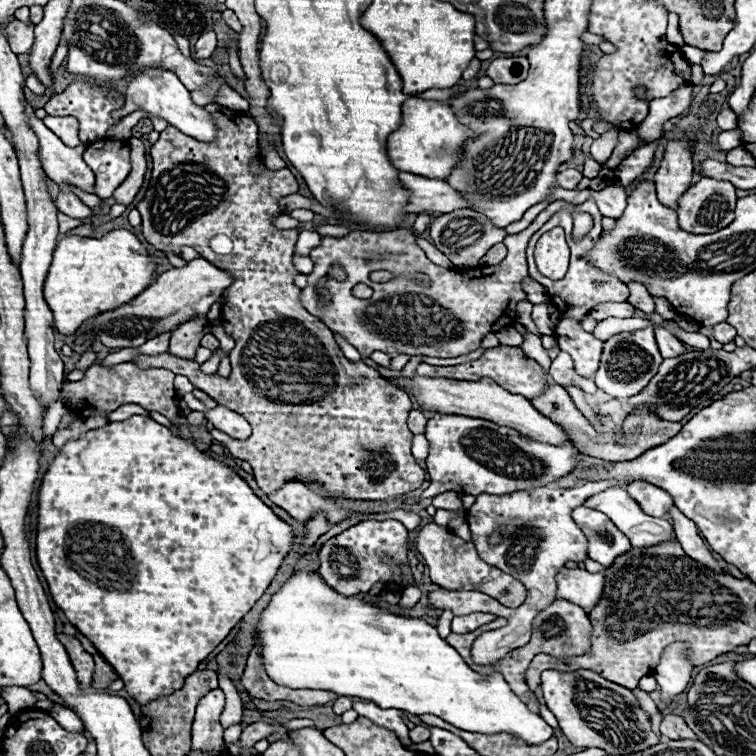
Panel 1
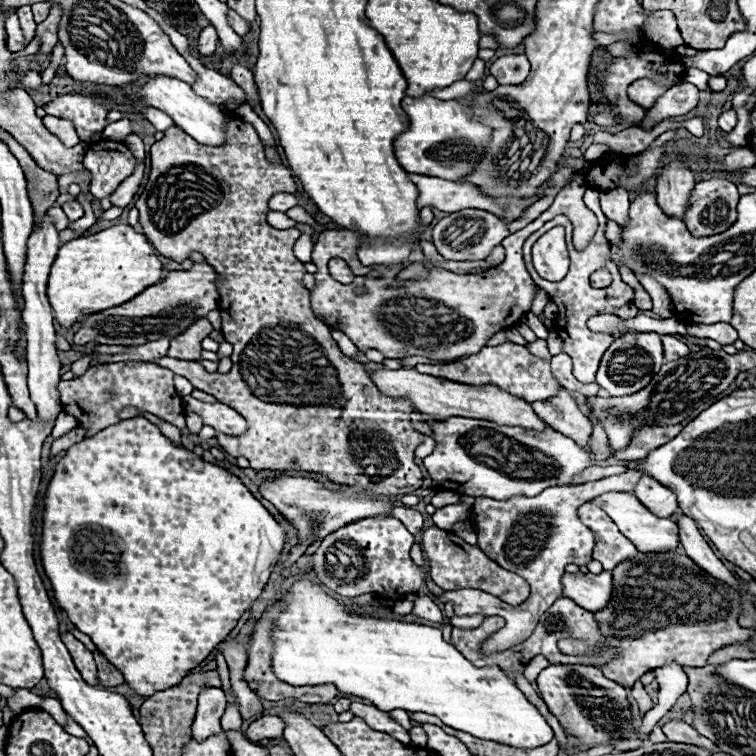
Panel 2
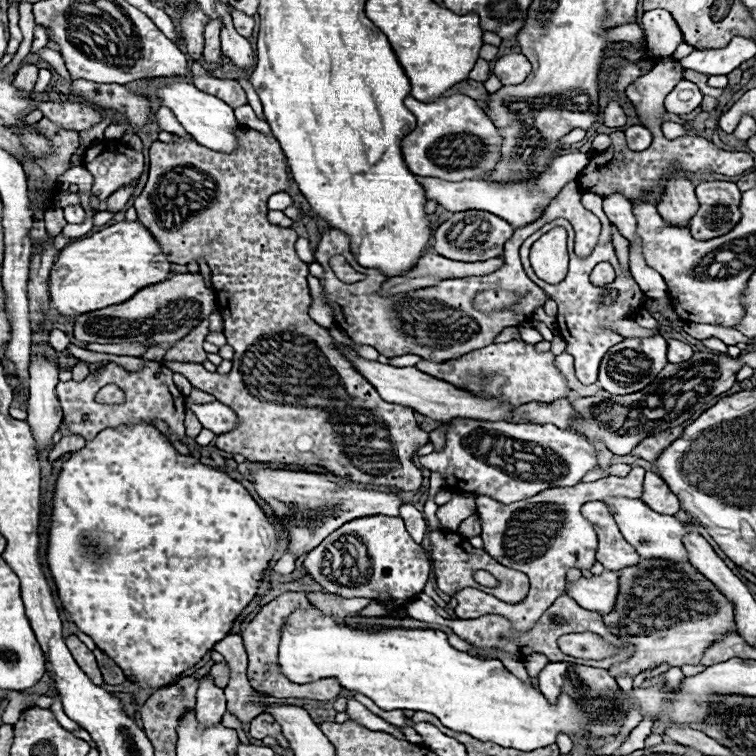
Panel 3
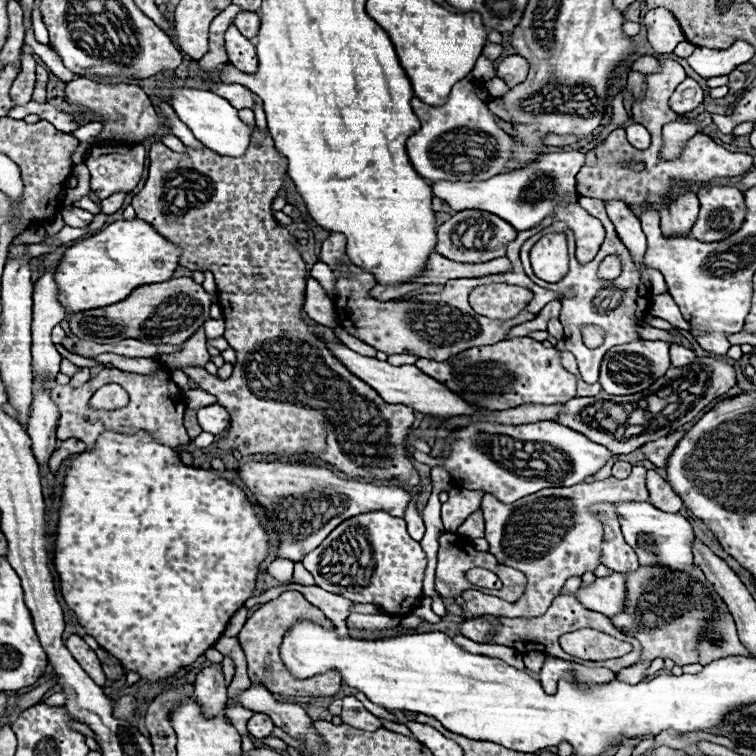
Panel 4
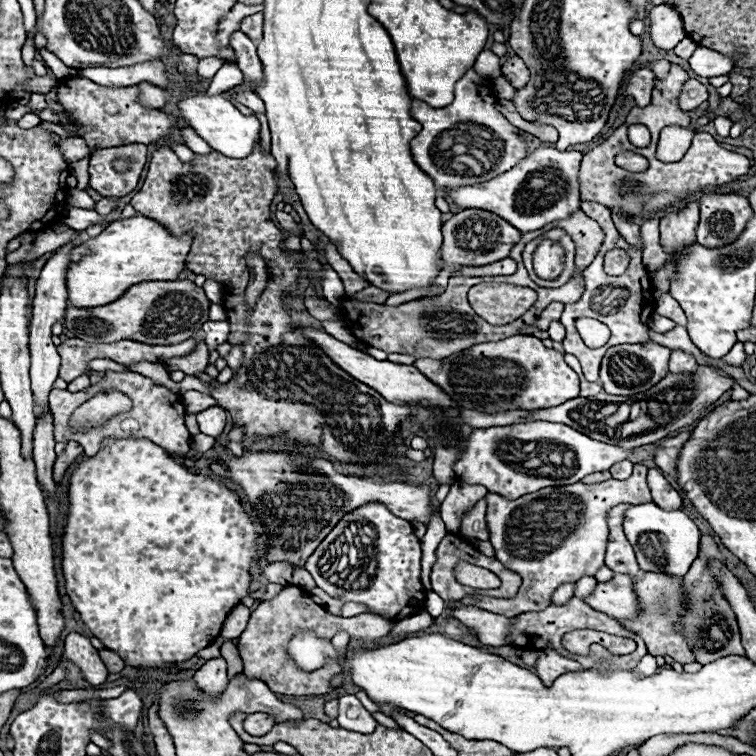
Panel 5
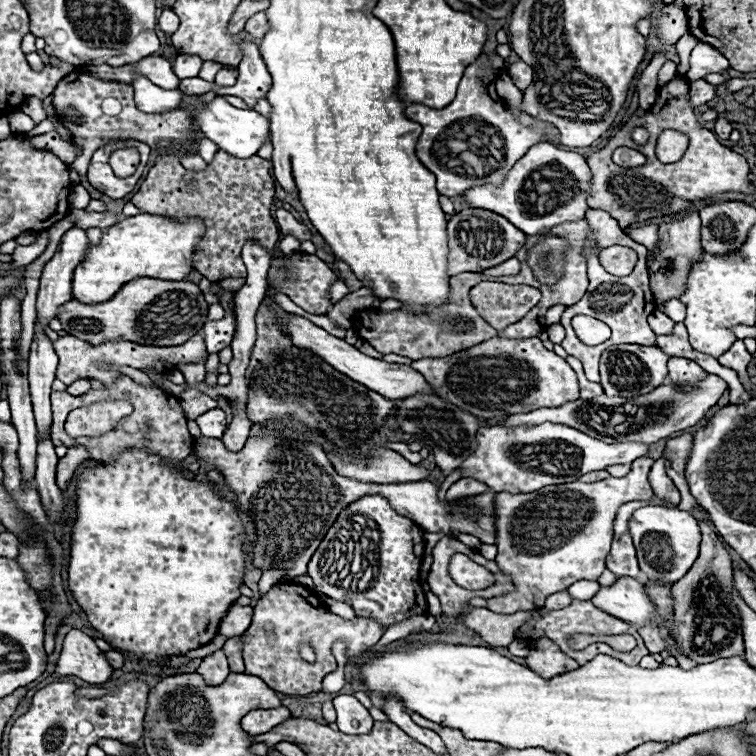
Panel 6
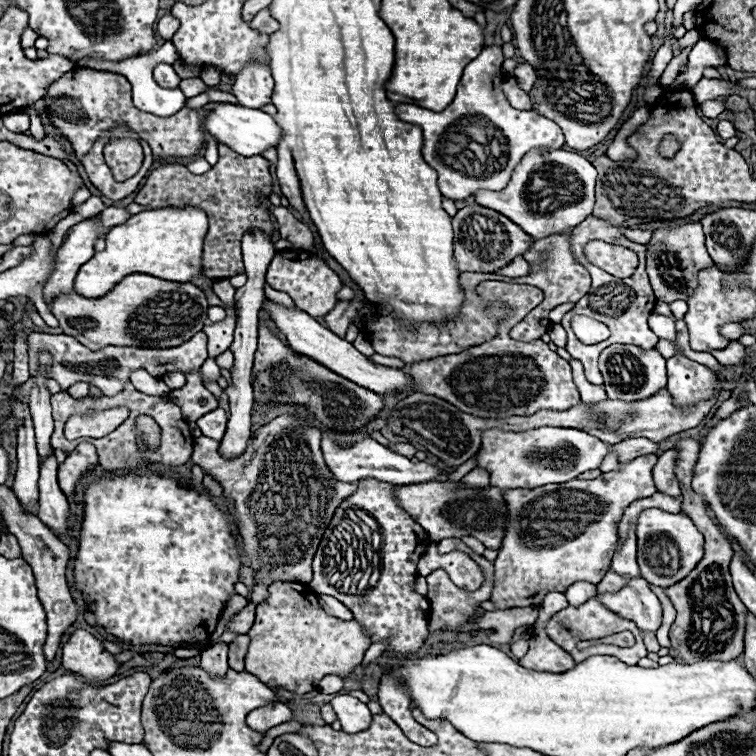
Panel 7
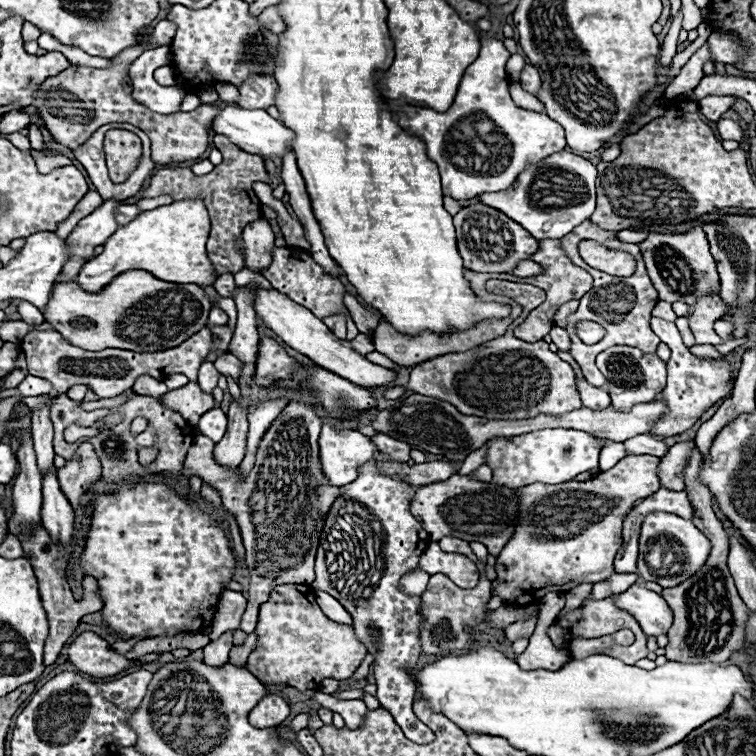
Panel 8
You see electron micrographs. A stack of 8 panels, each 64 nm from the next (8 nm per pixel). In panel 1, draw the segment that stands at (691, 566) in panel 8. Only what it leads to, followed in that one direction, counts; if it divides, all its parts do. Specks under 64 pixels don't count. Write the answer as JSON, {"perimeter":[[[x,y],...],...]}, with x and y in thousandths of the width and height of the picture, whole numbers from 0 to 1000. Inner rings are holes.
{"perimeter":[[[820,643],[780,656],[775,669],[796,675],[833,712],[839,725],[860,725],[892,714],[889,693],[878,685],[852,680],[839,659],[833,659],[833,653]]]}

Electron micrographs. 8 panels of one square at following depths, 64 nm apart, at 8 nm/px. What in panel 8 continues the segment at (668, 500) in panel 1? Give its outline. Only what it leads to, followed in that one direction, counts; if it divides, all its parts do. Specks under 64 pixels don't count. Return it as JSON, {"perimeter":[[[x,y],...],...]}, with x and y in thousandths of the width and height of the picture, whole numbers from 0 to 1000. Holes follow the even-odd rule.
{"perimeter":[[[918,582],[897,585],[886,590],[884,601],[873,611],[873,640],[886,643],[889,648],[905,648],[905,619],[915,603]]]}

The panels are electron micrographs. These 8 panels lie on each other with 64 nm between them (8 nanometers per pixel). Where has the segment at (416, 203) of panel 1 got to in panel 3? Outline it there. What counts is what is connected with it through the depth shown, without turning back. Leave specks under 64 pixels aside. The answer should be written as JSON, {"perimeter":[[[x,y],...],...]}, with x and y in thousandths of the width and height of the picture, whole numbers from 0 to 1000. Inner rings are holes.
{"perimeter":[[[754,201],[741,204],[728,212],[728,217],[709,233],[698,233],[693,238],[680,241],[648,241],[648,238],[611,238],[611,241],[593,241],[582,235],[563,235],[556,233],[553,238],[558,246],[563,246],[563,262],[577,265],[582,272],[587,272],[595,280],[611,280],[611,278],[640,278],[659,283],[661,288],[669,288],[680,302],[690,302],[706,291],[712,291],[725,270],[741,257],[741,251],[757,241],[765,228],[778,217],[778,206],[770,201]]]}

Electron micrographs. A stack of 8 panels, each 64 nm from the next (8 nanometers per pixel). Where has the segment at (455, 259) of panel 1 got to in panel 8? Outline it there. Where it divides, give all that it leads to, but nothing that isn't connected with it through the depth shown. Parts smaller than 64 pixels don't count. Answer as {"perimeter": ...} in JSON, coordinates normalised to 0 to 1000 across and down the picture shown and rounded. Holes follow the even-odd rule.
{"perimeter":[[[640,270],[611,275],[601,286],[601,299],[614,352],[627,360],[675,360],[685,352],[685,347],[701,344],[701,339],[712,331],[712,317],[704,315],[690,299],[685,299],[661,278],[653,278]]]}

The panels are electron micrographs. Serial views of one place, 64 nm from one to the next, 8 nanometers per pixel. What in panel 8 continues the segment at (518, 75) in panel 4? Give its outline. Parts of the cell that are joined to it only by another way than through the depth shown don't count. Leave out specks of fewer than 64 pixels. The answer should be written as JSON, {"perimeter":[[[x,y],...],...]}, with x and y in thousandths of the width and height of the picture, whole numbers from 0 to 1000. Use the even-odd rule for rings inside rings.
{"perimeter":[[[698,85],[698,87],[693,90],[693,95],[690,95],[690,101],[688,101],[688,111],[690,111],[690,116],[693,116],[696,122],[712,127],[714,116],[717,116],[717,106],[714,106],[712,93],[709,93],[704,85]]]}

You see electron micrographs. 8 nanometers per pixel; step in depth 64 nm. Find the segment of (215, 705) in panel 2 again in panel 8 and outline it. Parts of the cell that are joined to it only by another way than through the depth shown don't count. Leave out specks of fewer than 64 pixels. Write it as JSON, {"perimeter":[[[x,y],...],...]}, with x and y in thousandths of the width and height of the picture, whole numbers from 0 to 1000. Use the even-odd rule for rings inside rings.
{"perimeter":[[[302,833],[270,854],[270,876],[275,881],[296,881],[302,876],[302,862],[307,854],[307,833]]]}

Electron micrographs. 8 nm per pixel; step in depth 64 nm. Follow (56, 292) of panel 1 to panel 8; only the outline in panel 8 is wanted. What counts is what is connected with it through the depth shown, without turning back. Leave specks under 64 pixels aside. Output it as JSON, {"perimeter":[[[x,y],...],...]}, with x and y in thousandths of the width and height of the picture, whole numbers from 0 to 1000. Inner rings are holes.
{"perimeter":[[[262,262],[238,265],[222,272],[193,278],[172,296],[159,299],[138,320],[138,333],[108,352],[103,362],[103,376],[111,384],[132,384],[135,378],[140,378],[140,373],[146,373],[146,368],[151,368],[151,362],[183,354],[220,373],[280,378],[288,362],[283,360],[283,352],[272,336],[275,310],[278,310],[278,286],[270,267]]]}

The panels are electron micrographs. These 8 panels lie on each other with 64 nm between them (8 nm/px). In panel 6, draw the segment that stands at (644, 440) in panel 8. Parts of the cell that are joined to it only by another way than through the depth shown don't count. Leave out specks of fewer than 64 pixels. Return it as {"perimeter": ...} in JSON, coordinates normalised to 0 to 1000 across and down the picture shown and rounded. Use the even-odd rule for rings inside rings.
{"perimeter":[[[743,561],[714,563],[648,563],[632,569],[632,593],[616,611],[611,611],[611,627],[627,630],[643,638],[659,651],[706,651],[728,640],[749,640],[765,635],[770,627],[799,622],[807,614],[833,614],[857,598],[857,587],[849,585],[817,585],[802,587],[762,566]],[[701,608],[714,608],[712,616],[701,616]]]}

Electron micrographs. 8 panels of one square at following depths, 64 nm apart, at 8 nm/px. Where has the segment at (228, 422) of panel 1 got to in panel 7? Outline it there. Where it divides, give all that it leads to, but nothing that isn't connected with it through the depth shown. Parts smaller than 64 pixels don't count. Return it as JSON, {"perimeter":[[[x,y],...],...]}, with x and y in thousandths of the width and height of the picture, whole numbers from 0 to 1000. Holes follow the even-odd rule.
{"perimeter":[[[294,540],[278,542],[267,553],[259,556],[267,574],[280,579],[280,582],[294,582],[296,571],[299,571],[299,558],[302,558],[302,550],[299,550],[299,545]]]}

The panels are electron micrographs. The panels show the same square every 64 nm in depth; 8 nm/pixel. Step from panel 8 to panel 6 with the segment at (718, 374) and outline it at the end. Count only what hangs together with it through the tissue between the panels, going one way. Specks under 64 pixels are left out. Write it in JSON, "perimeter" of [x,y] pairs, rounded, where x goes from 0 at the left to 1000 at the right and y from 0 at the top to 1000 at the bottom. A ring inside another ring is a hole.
{"perimeter":[[[876,413],[862,415],[862,418],[857,421],[857,429],[860,429],[860,434],[862,434],[870,444],[884,444],[884,442],[889,442],[889,434],[892,434],[892,426],[889,426],[881,415],[876,415]],[[886,474],[884,476],[884,500],[892,511],[905,513],[905,511],[923,511],[926,503],[937,497],[934,489],[929,489],[921,479],[913,479],[910,474]]]}

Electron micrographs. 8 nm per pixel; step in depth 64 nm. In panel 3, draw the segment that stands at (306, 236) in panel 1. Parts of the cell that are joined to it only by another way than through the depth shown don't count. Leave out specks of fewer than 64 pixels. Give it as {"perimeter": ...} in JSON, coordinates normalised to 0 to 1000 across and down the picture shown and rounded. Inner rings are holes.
{"perimeter":[[[394,315],[394,320],[392,320],[392,333],[394,333],[394,339],[402,344],[402,347],[413,347],[413,333],[410,333],[410,320],[407,320],[407,315]]]}

